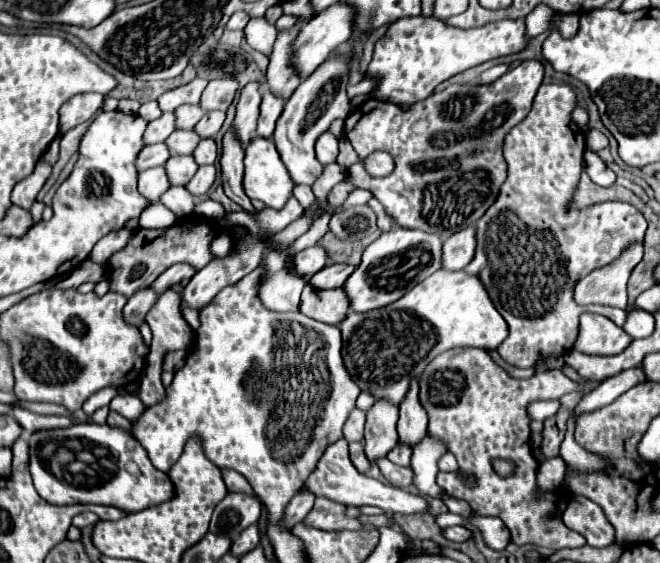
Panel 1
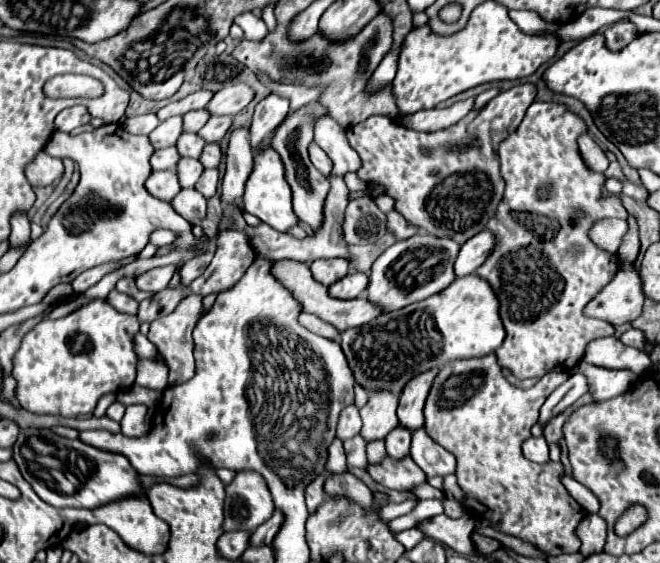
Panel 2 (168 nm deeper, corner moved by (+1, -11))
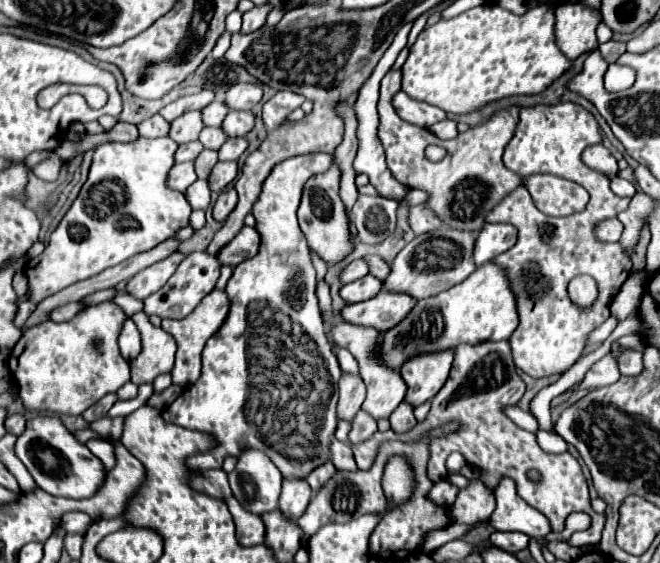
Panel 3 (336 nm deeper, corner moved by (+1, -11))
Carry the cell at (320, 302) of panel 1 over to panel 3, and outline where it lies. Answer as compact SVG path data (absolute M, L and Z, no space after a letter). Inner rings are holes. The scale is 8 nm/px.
M380 291L368 301L344 305L340 313L342 319L348 323L372 327L376 331L386 331L394 327L394 323L400 323L414 307L414 303L416 301L410 299L410 295Z

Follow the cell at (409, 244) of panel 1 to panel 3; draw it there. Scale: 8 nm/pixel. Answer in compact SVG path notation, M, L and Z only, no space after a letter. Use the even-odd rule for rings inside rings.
M442 225L432 233L418 235L390 263L390 273L384 279L382 289L392 293L406 293L416 301L438 295L458 285L474 271L472 247L474 247L474 237L468 231L454 231L452 227L446 225Z

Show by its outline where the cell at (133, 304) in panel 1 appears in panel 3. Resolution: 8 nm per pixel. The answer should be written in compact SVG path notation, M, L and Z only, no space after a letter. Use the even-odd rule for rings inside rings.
M190 253L176 269L176 273L170 277L170 281L156 293L152 293L150 297L144 299L144 313L146 315L158 315L158 317L168 317L168 319L182 319L186 317L200 301L204 295L208 295L214 285L216 279L220 275L220 265L218 259L212 255L204 255L204 253Z

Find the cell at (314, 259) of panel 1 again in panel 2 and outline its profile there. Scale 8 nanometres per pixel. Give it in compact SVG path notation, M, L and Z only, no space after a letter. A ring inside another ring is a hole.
M316 259L310 267L314 279L326 287L346 277L348 269L350 269L350 263L346 259Z

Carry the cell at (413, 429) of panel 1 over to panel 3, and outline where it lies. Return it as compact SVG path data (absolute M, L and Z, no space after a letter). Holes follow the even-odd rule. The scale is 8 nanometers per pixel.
M442 351L442 355L418 355L418 359L404 363L400 371L408 387L404 401L412 407L418 407L432 399L446 381L450 367L452 351Z

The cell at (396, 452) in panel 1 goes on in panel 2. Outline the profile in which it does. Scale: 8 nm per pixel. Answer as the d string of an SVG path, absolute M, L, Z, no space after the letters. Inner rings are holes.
M402 425L394 427L394 431L390 431L390 435L386 435L384 441L388 455L394 459L402 459L410 453L410 431Z

